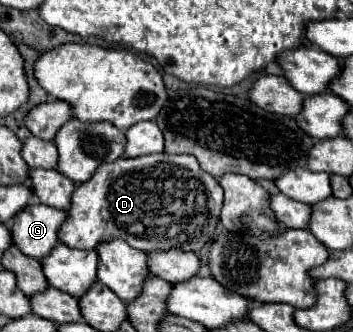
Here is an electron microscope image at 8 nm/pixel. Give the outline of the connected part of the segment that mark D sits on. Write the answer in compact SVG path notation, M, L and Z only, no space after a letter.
M142 155L98 167L98 173L76 185L66 221L58 229L60 243L74 249L96 249L104 239L120 237L144 253L180 247L198 251L216 235L224 191L218 181L200 169L192 155Z

